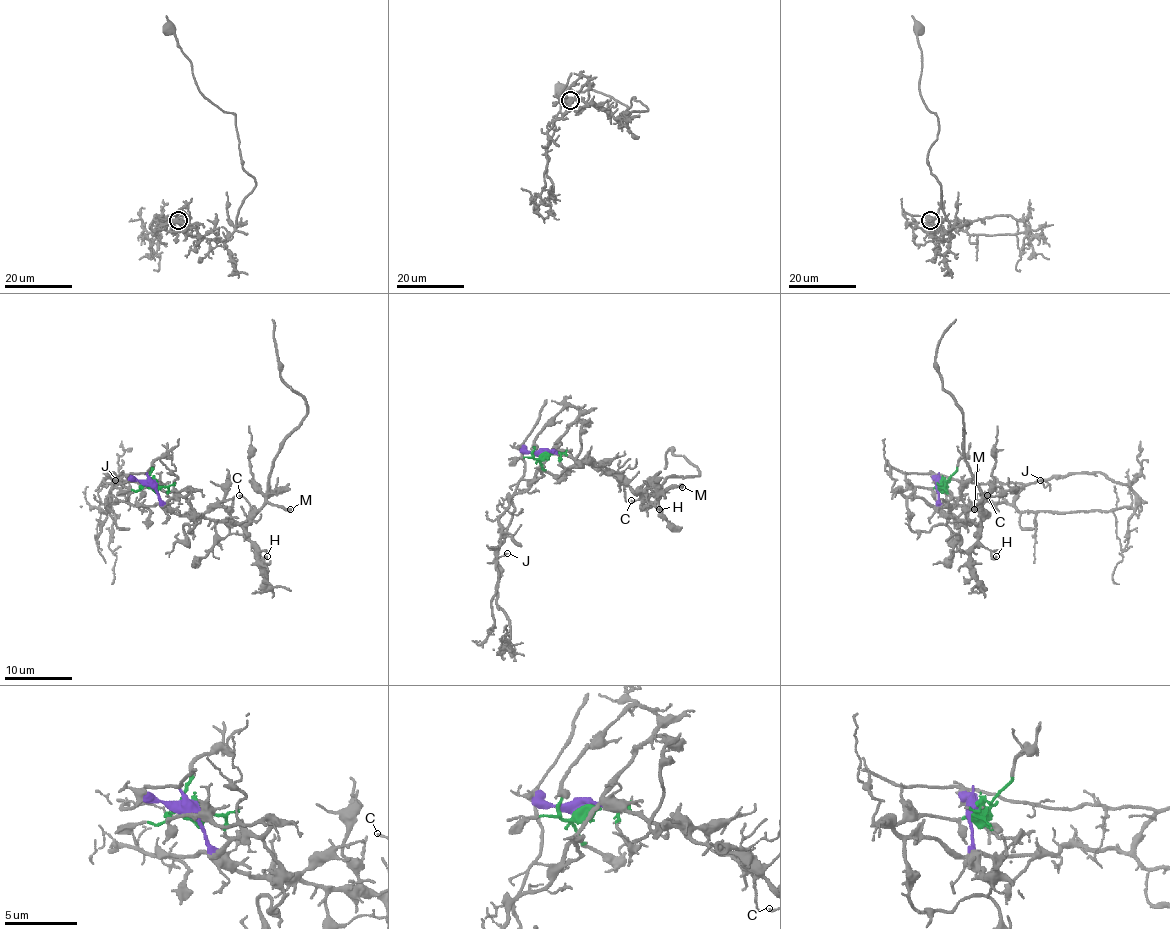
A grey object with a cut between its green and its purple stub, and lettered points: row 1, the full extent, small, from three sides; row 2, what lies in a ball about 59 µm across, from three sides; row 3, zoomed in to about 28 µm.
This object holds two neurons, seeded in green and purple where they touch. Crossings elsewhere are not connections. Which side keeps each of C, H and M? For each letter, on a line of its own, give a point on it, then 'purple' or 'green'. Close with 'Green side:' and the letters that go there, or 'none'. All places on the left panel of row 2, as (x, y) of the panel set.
C: (239, 495) | purple
H: (267, 556) | purple
M: (290, 509) | purple
Green side: none

